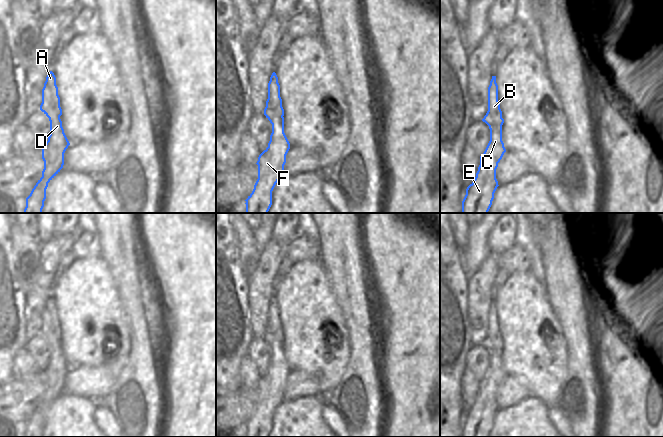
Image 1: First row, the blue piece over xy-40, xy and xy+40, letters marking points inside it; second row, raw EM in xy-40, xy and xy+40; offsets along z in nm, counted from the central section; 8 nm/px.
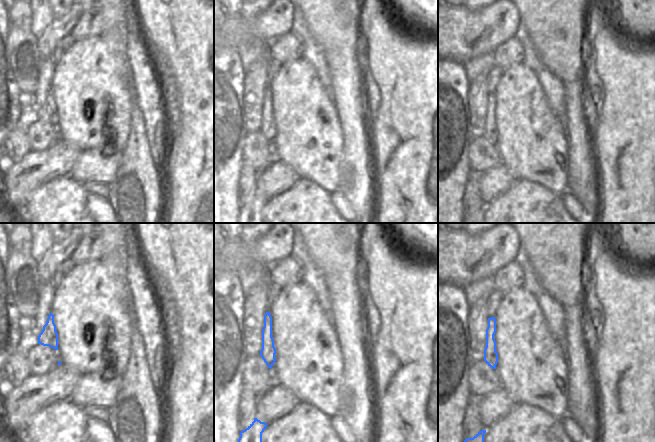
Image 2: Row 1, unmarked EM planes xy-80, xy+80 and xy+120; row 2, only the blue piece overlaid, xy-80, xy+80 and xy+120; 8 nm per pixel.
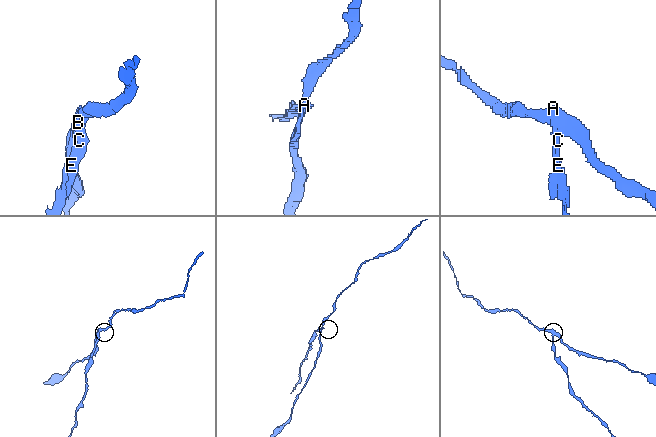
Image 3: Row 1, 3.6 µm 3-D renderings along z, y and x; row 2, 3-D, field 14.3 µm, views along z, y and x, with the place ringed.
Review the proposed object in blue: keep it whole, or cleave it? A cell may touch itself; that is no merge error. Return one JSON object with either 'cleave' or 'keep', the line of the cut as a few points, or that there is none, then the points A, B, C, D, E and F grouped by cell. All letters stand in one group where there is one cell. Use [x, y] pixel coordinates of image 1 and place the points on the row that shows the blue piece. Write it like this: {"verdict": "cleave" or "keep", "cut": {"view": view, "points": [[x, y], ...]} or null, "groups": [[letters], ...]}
{"verdict": "cleave", "cut": {"view": "xy+40", "points": [[502, 118], [498, 125], [489, 126]]}, "groups": [["A", "B"], ["C", "D", "E", "F"]]}

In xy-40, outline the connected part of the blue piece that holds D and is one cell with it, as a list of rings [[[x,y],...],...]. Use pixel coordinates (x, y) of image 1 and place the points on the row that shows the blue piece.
[[[60,117],[49,118],[50,135],[42,148],[44,169],[30,195],[26,198],[24,213],[42,213],[48,183],[60,172],[64,165],[64,153],[70,145],[62,127]]]

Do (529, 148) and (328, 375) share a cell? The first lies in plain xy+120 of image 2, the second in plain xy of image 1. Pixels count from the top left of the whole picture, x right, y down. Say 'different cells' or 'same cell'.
same cell

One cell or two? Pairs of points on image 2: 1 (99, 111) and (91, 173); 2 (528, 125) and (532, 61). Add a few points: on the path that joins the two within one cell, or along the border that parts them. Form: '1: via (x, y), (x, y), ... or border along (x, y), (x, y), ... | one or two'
1: border along (117, 149), (112, 144), (105, 144), (80, 150) | two
2: border along (521, 62), (535, 75), (542, 90) | two

